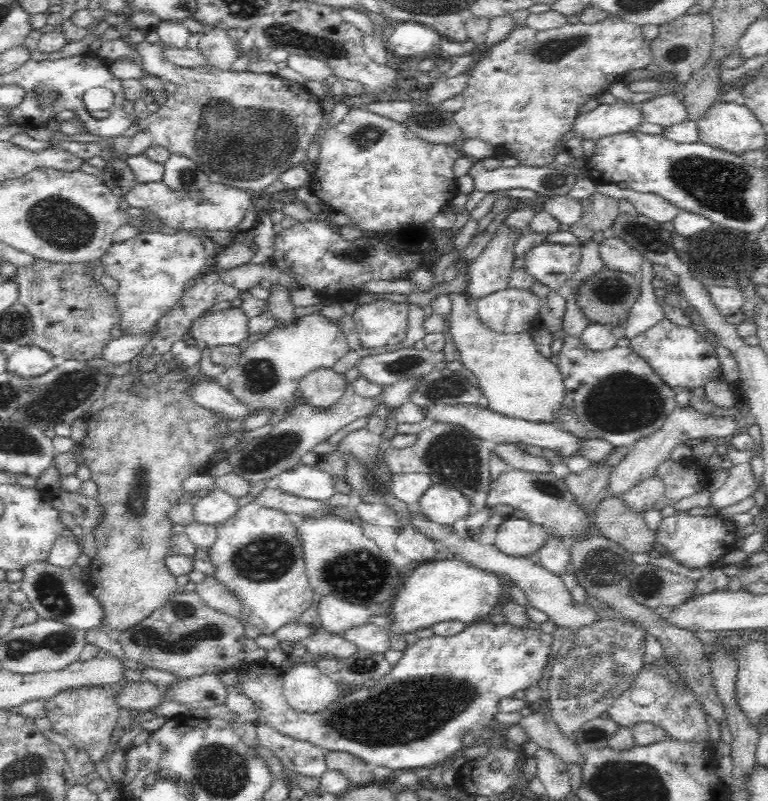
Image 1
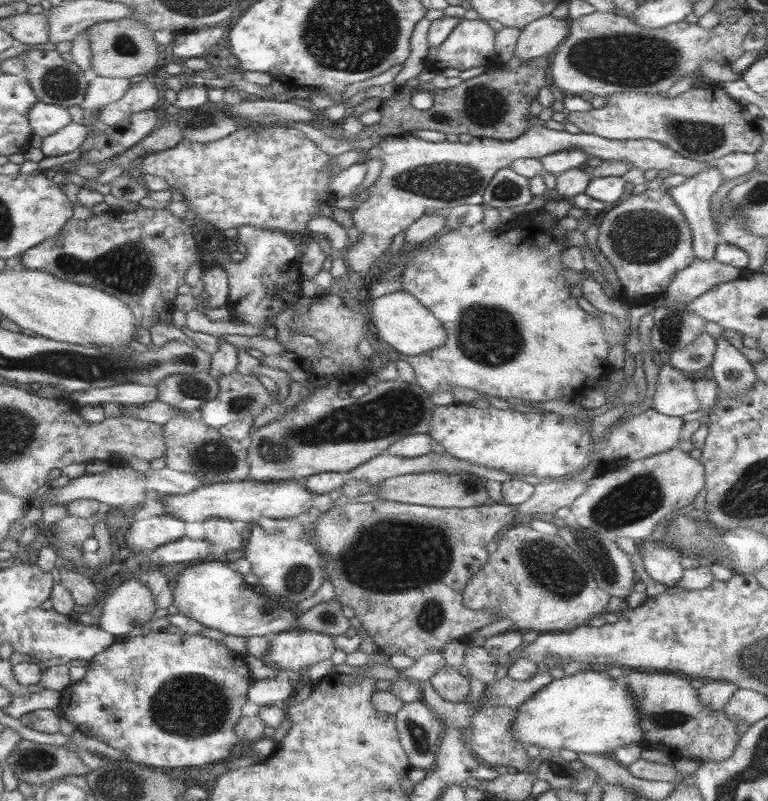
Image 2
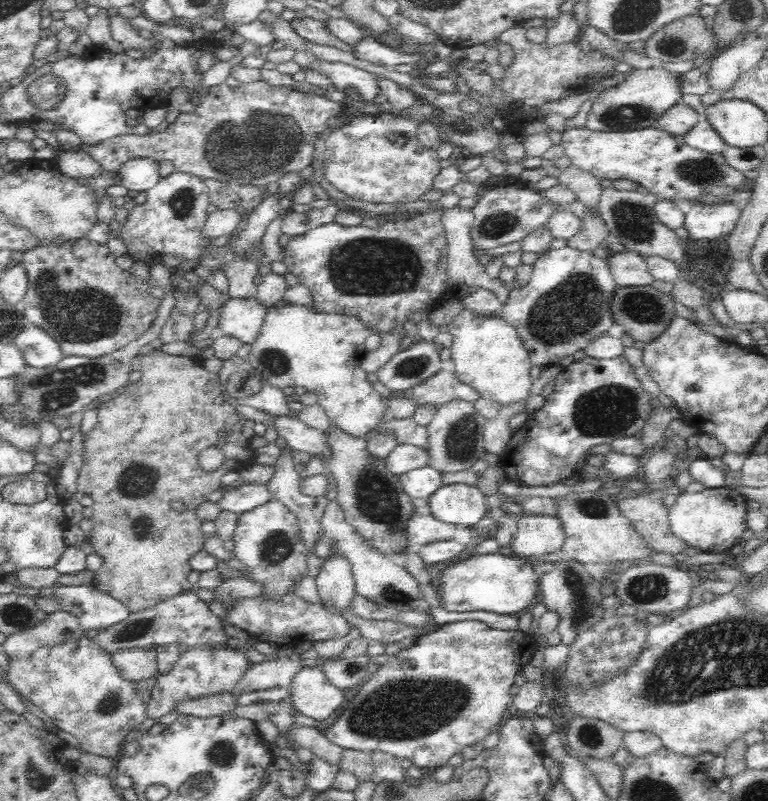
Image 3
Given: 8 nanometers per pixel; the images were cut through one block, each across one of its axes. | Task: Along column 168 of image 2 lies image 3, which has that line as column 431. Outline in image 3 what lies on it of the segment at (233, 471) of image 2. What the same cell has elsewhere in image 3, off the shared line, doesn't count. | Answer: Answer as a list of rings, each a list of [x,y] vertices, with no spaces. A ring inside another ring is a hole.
[[[452,400],[438,408],[434,420],[426,426],[428,428],[428,468],[440,474],[456,474],[474,468],[478,460],[482,460],[484,446],[484,426],[486,418],[478,414],[474,404],[466,400]]]

